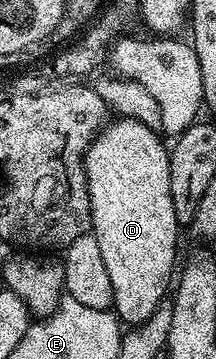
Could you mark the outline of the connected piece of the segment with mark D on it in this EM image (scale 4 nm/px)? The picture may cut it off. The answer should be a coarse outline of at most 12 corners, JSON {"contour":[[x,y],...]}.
{"contour":[[159,131],[84,156],[90,232],[128,326],[165,301],[182,228]]}

